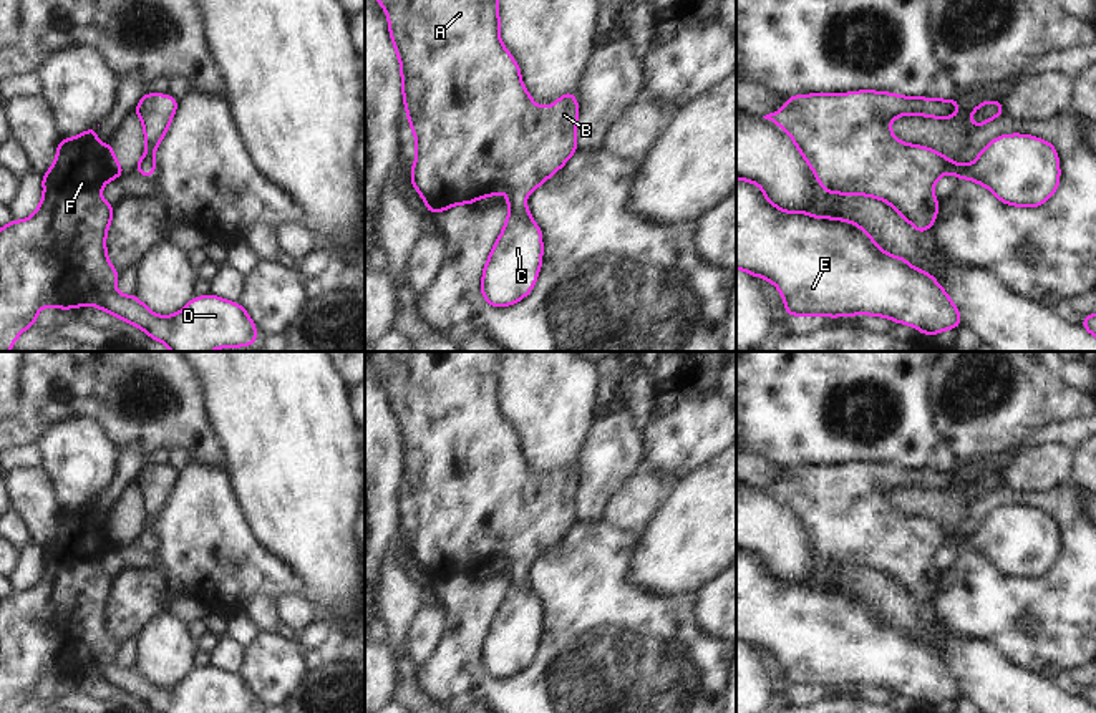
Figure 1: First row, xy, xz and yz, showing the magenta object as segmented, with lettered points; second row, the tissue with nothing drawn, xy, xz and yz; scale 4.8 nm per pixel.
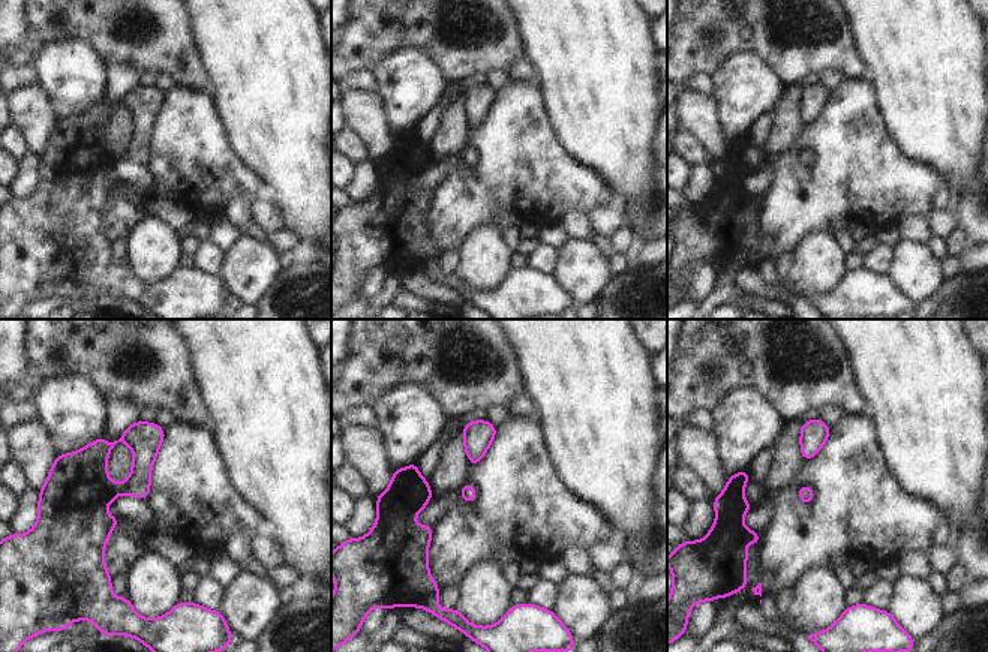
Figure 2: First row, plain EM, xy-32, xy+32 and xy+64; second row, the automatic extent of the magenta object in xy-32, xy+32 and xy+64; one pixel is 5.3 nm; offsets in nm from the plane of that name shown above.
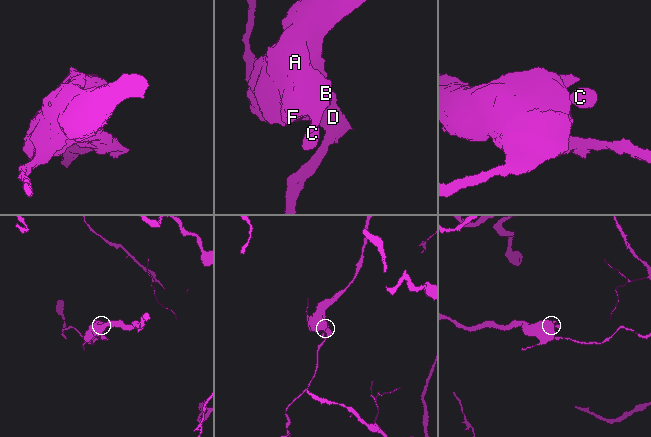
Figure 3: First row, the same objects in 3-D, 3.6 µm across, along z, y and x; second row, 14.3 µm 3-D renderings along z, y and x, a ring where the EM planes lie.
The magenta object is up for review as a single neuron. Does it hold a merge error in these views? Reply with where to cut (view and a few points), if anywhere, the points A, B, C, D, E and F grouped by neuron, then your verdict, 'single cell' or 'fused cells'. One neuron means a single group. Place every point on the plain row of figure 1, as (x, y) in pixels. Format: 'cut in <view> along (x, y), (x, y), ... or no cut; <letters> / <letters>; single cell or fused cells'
no cut; A B C D E F; single cell

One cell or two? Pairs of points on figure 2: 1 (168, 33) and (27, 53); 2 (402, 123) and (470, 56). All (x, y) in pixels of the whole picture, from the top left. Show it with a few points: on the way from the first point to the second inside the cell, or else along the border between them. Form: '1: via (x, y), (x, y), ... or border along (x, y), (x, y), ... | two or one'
1: via (132, 42), (116, 39), (104, 27), (62, 27) | one
2: border along (423, 53), (438, 68), (447, 83) | two

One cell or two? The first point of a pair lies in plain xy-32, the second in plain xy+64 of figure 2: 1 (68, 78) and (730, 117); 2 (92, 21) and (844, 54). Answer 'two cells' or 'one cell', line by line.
1: one cell
2: one cell

